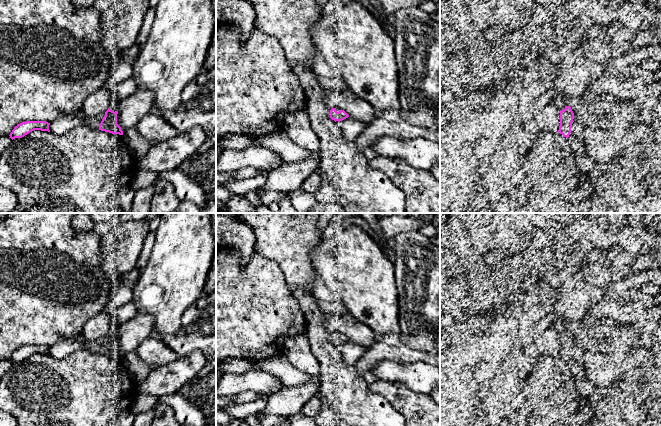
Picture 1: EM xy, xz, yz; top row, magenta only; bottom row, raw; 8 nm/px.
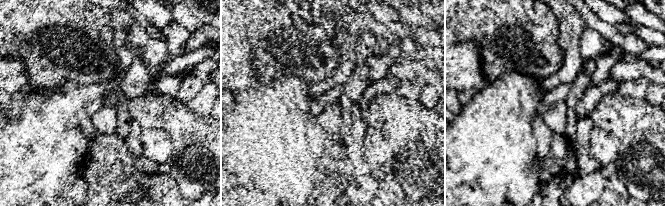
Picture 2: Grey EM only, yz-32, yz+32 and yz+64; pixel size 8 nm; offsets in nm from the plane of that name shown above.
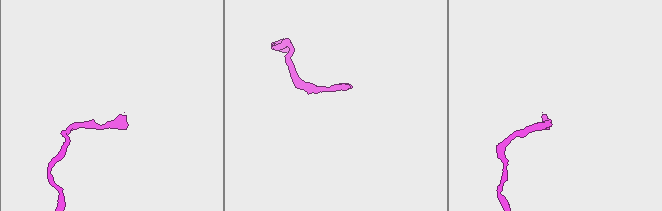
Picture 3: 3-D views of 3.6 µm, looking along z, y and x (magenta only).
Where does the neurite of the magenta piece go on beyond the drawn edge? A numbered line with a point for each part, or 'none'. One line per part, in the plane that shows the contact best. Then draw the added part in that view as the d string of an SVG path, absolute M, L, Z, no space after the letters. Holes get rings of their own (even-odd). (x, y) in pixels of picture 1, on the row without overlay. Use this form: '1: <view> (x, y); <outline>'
1: yz (576, 305); M580 268L576 276L576 284L564 299L561 308L558 309L559 316L556 322L556 330L559 335L571 330L574 325L585 319L591 300L586 290L587 271Z

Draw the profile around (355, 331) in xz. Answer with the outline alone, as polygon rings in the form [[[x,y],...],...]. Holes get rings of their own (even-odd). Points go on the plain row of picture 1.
[[[349,312],[344,314],[323,314],[323,322],[326,328],[332,332],[344,334],[349,341],[359,343],[363,346],[372,346],[378,340],[379,336],[369,327],[359,322]]]

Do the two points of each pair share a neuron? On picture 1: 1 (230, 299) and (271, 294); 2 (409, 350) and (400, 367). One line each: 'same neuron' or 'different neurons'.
1: same neuron
2: different neurons

